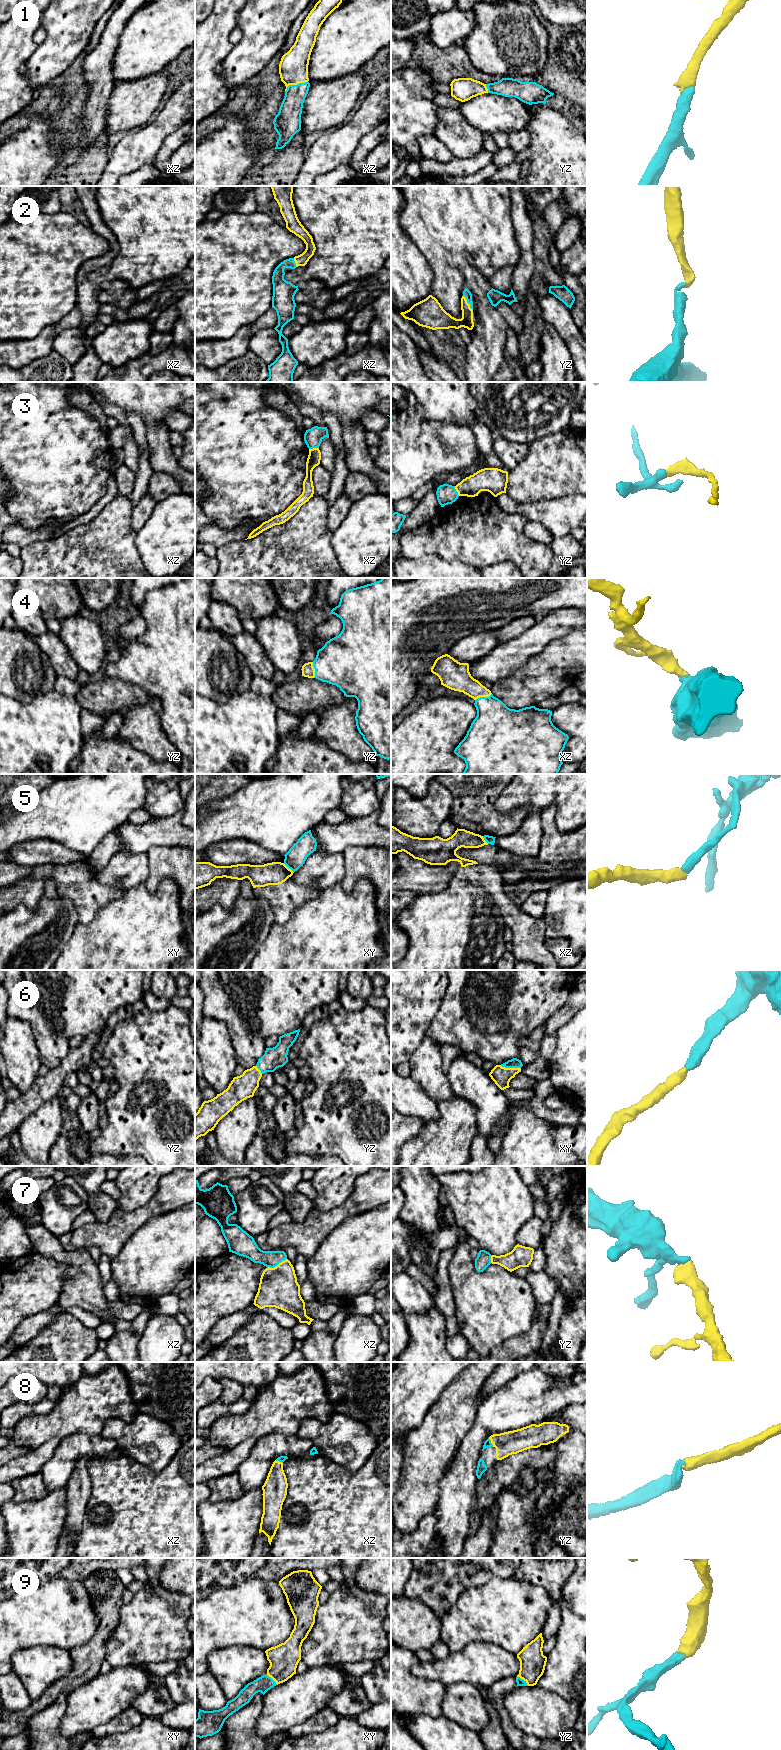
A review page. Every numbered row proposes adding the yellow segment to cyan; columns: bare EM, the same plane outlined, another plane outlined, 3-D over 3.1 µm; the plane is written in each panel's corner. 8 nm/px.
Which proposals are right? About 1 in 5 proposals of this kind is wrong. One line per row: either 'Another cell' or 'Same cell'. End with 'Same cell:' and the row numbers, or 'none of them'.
1: Same cell
2: Same cell
3: Another cell
4: Same cell
5: Another cell
6: Same cell
7: Same cell
8: Same cell
9: Same cell
Same cell: 1, 2, 4, 6, 7, 8, 9

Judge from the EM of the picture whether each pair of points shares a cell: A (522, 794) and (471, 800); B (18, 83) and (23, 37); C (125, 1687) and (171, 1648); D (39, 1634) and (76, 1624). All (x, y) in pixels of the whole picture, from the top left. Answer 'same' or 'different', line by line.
A: different
B: same
C: different
D: same

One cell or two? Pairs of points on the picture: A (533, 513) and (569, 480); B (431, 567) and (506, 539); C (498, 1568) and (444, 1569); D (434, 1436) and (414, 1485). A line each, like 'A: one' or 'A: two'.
A: two
B: two
C: one
D: one

